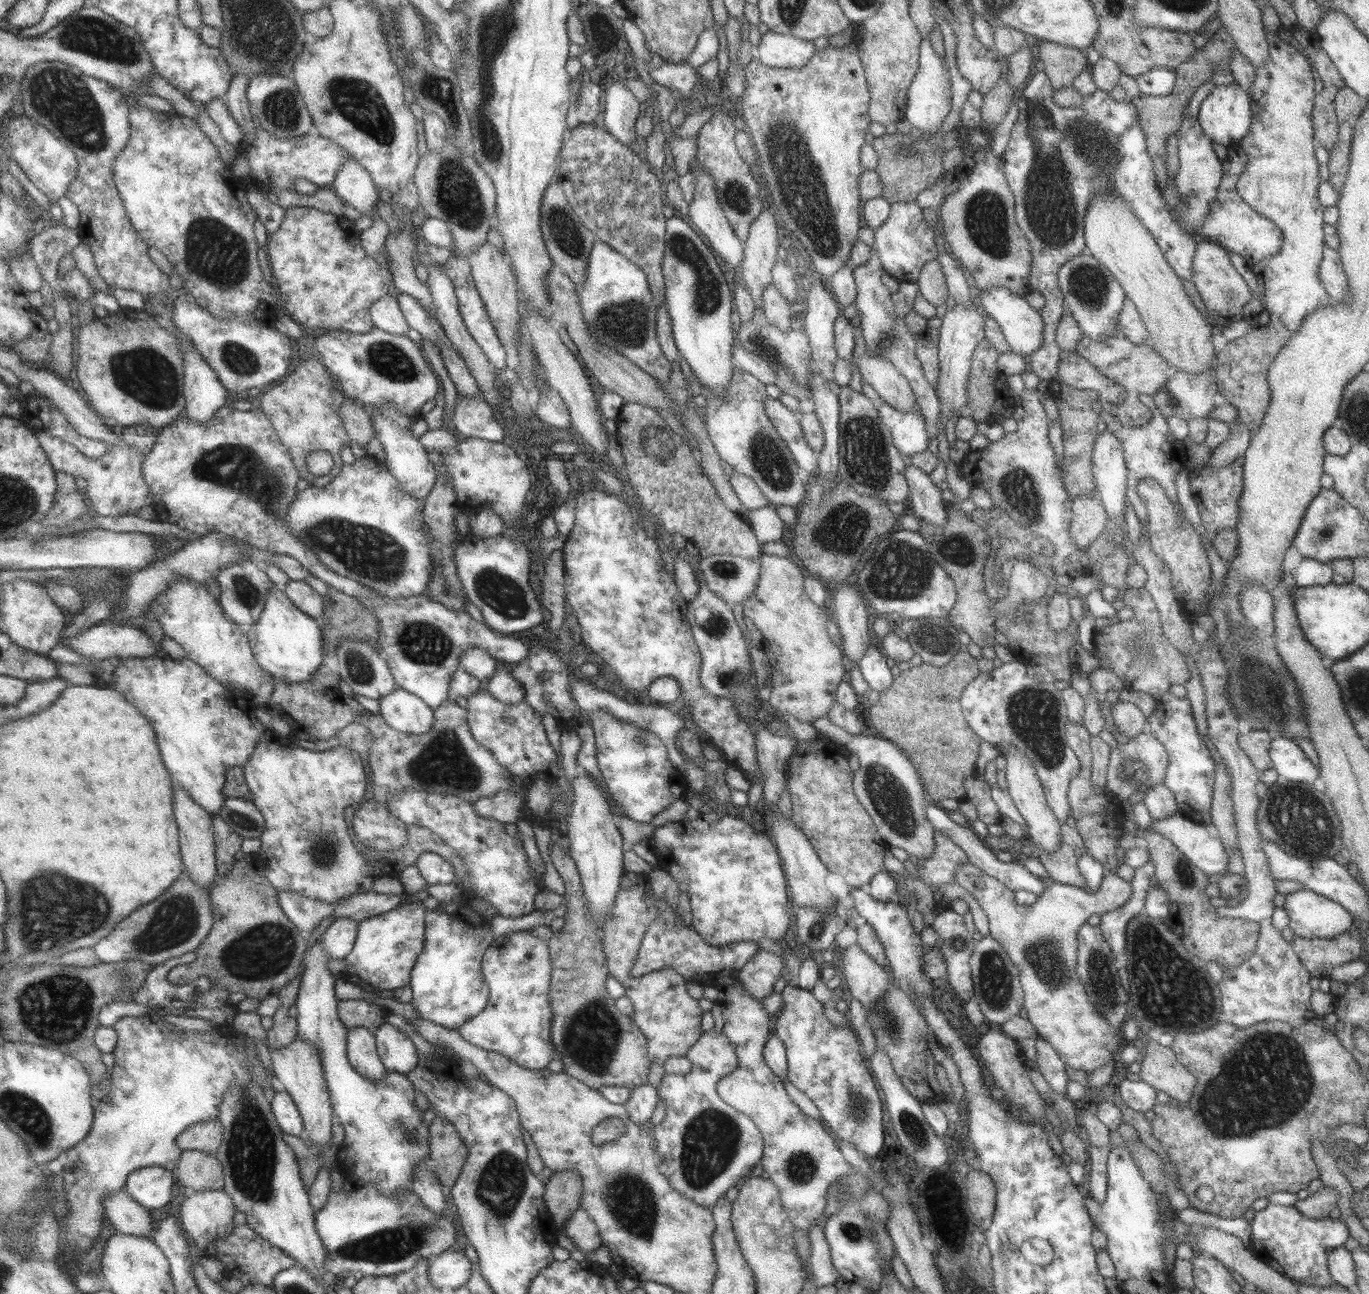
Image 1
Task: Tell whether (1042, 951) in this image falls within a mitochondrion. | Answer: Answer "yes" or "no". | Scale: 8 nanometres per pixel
yes

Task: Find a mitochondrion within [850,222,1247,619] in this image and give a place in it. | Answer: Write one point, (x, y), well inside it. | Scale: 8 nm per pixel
(899, 570)

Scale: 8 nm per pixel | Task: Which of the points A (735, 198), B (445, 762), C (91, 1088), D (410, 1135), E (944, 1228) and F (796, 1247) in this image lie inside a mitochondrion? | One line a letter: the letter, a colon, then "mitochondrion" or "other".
A: mitochondrion
B: mitochondrion
C: other
D: mitochondrion
E: other
F: other

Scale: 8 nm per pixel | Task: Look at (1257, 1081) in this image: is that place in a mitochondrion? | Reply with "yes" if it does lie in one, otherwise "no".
yes

